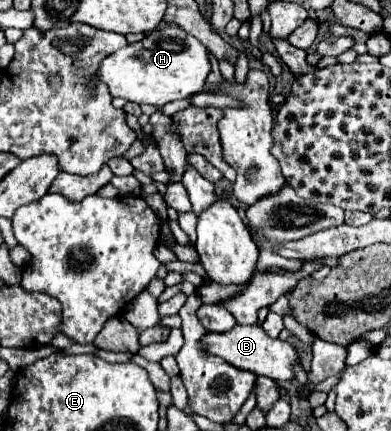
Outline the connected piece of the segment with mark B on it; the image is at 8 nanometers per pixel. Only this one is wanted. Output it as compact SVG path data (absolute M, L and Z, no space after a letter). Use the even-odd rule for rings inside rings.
M236 325L234 329L226 331L226 333L206 333L200 339L200 345L206 353L222 357L224 361L232 363L238 369L254 371L256 375L270 377L274 381L294 379L292 361L298 357L298 353L294 351L294 347L290 343L268 337L260 325Z

